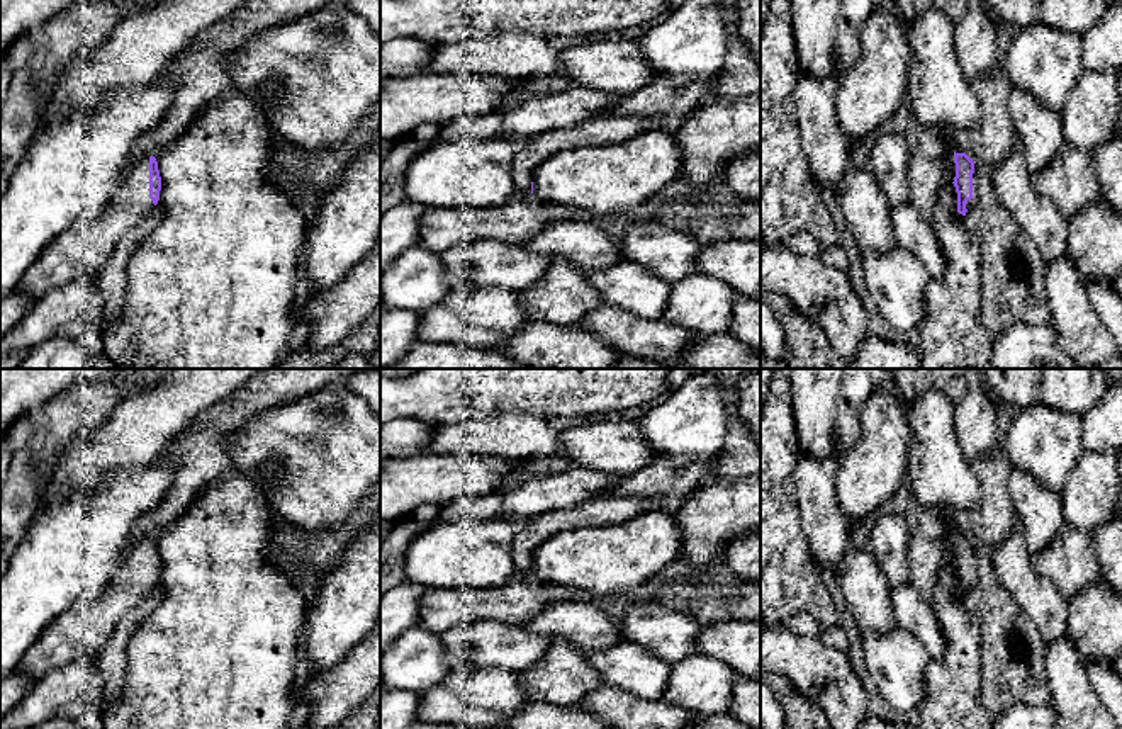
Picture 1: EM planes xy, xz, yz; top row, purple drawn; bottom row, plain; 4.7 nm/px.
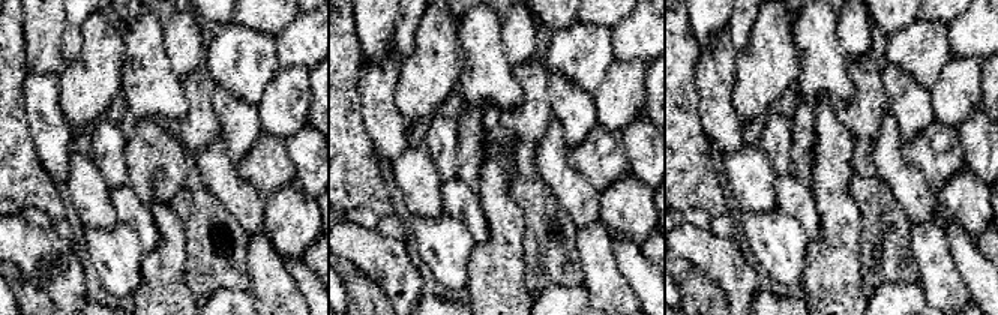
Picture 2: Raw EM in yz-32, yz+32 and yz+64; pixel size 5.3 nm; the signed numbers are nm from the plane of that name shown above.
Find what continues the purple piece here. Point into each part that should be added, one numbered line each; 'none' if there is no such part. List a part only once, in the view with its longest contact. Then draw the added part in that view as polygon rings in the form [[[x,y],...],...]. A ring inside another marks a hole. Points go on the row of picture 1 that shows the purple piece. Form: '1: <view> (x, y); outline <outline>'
1: xy (78, 252); outline [[[149,156],[134,158],[102,212],[63,229],[25,270],[19,289],[34,302],[78,279],[95,279],[119,240],[154,207],[149,199]]]

